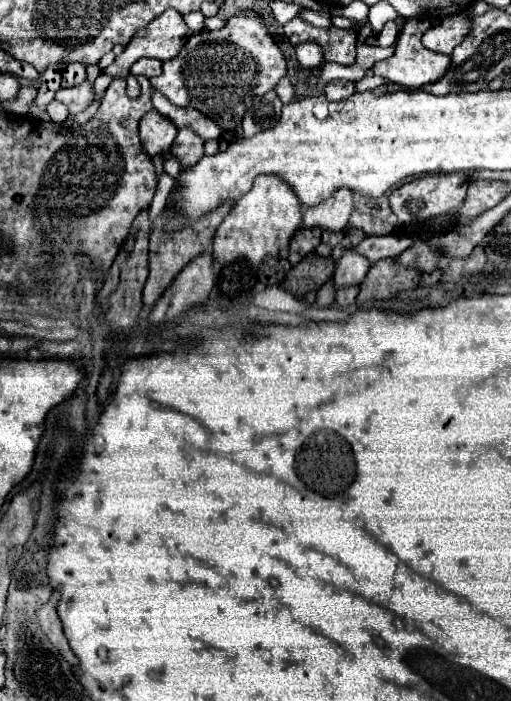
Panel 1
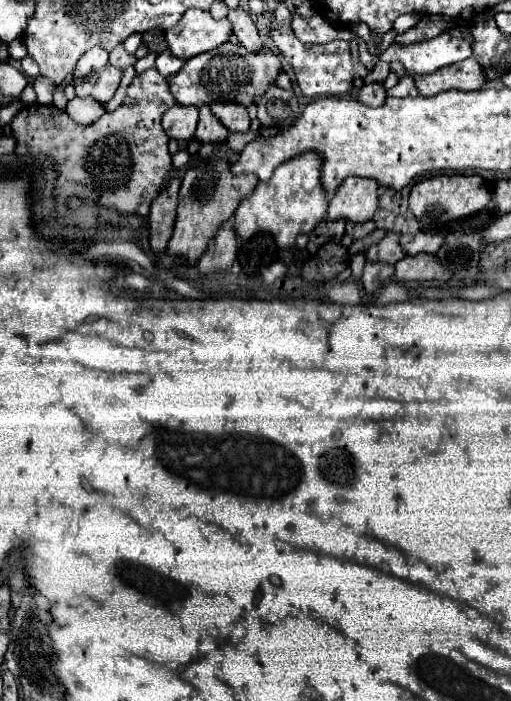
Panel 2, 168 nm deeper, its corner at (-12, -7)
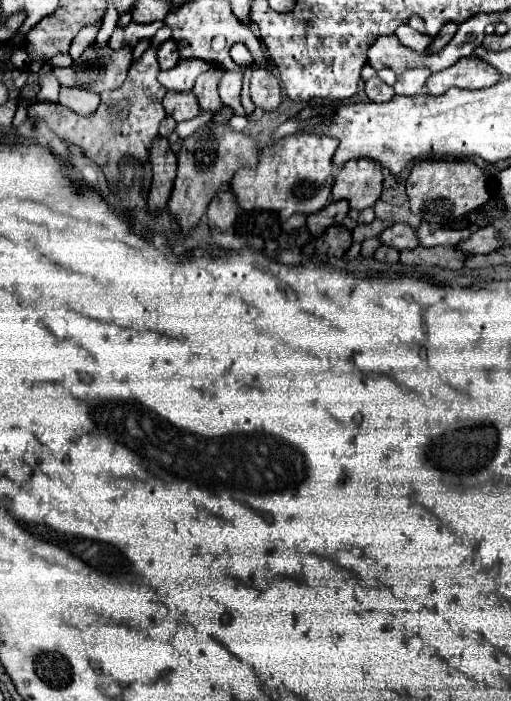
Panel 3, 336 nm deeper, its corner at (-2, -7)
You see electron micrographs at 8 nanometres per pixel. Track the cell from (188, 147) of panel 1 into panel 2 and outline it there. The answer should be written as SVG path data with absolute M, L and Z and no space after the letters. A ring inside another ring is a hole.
M208 105L200 107L200 121L198 121L198 127L196 127L196 135L194 139L200 141L200 145L216 145L216 147L222 147L224 141L228 137L228 131L226 127L210 113Z

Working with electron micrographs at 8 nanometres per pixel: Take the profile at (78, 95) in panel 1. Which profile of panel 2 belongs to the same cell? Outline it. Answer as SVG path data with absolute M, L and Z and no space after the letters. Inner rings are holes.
M106 65L100 71L94 71L92 75L76 81L76 95L78 97L92 97L94 101L106 103L112 99L118 83L120 83L122 71L118 67Z

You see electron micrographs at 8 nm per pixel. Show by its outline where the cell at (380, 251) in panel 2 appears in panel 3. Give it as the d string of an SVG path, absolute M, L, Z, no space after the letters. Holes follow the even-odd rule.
M394 223L392 227L388 227L380 235L380 239L382 239L384 245L396 247L398 251L402 251L402 249L414 249L414 247L420 245L420 241L416 237L416 229L410 227L410 225L404 225L404 223Z

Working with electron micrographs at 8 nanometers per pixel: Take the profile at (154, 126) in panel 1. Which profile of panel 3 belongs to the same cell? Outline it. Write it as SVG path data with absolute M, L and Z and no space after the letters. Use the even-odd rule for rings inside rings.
M166 93L164 97L164 109L166 115L172 115L178 123L186 121L186 119L194 119L200 113L200 105L198 99L194 97L194 93Z

